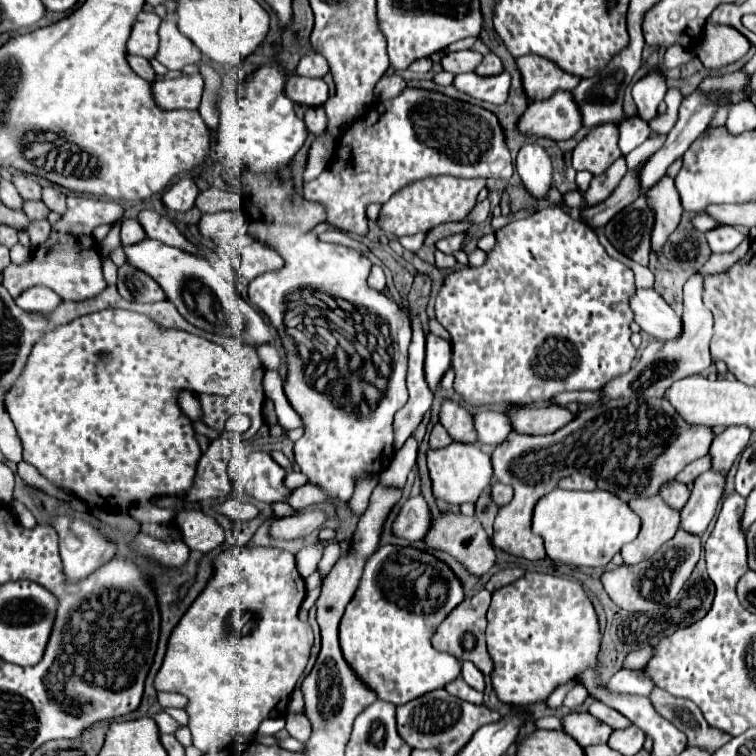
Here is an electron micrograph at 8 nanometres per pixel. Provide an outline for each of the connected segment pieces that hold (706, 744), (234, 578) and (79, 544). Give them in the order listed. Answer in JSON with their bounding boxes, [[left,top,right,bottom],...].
[[651,688,733,754],[155,546,313,752],[51,516,115,582]]

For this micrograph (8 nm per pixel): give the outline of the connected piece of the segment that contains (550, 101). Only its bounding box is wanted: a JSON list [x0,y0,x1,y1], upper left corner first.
[519,92,583,140]

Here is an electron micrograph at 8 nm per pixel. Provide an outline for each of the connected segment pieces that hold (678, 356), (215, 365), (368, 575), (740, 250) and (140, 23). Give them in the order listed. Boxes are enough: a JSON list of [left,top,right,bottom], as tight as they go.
[[599,274,713,400],[5,310,243,510],[339,544,465,706],[701,238,749,274],[127,12,161,60]]

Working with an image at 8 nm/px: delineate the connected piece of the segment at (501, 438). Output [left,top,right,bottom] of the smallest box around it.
[475,410,513,444]

